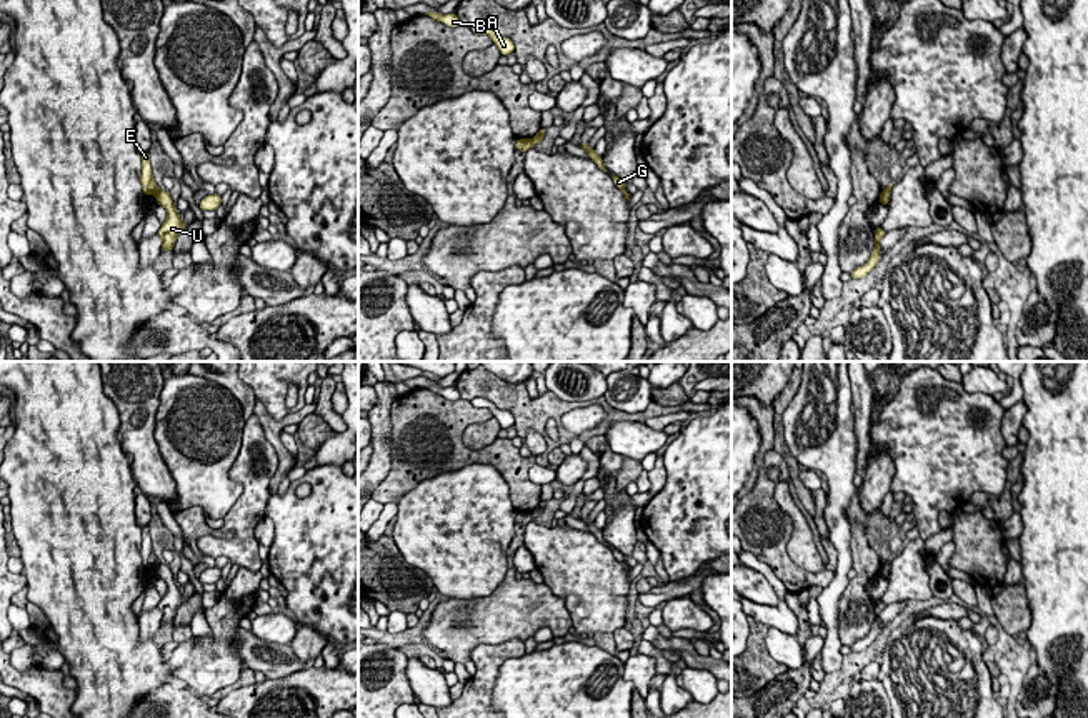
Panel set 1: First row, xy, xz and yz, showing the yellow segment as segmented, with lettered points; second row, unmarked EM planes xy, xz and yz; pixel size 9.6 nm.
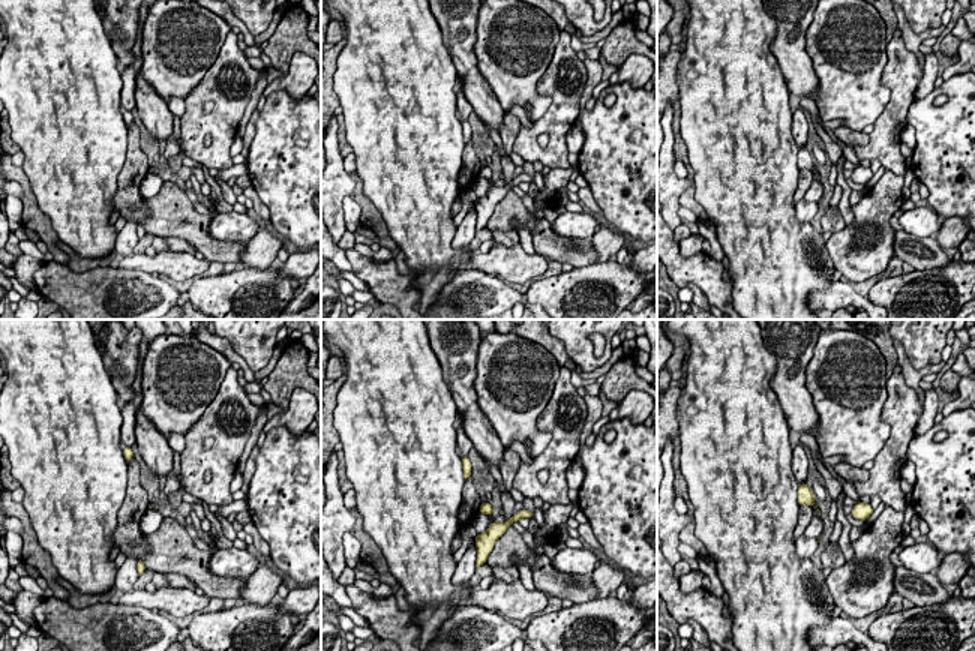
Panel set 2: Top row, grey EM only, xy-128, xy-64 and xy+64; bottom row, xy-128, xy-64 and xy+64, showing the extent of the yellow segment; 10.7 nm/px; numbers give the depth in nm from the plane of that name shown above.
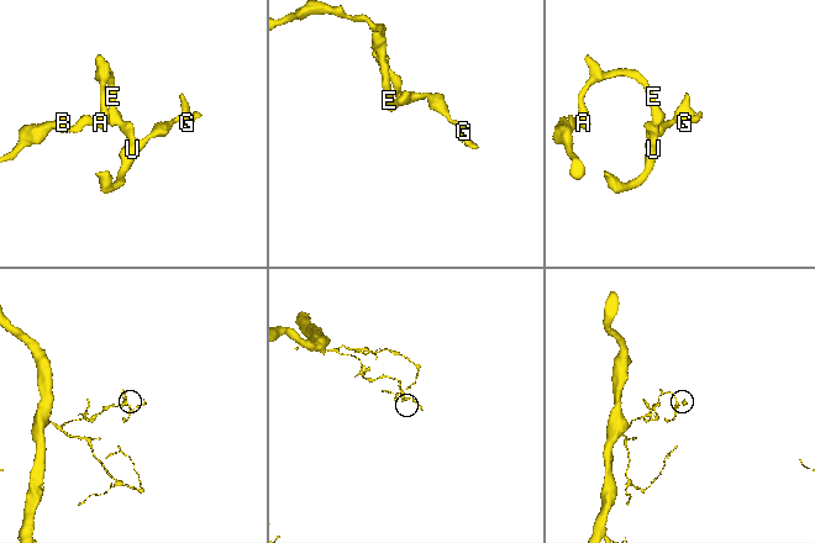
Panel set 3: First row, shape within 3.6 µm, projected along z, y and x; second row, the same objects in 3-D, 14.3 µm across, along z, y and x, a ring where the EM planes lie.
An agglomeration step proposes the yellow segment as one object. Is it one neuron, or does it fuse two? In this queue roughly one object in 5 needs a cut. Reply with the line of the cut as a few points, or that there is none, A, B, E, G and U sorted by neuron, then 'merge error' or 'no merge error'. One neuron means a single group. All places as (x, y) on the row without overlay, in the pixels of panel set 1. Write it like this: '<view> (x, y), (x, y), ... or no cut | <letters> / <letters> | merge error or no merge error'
xy (160, 563), (155, 567) | A B E / G U | merge error

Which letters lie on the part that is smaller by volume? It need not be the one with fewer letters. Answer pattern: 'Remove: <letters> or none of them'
Remove: G, U

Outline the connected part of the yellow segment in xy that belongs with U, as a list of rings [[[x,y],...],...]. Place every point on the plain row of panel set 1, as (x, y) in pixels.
[[[160,563],[157,566],[157,576],[167,583],[167,593],[157,605],[158,610],[163,613],[162,625],[170,625],[175,620],[177,610],[185,603],[185,596],[183,591],[178,590],[175,575],[167,563]]]

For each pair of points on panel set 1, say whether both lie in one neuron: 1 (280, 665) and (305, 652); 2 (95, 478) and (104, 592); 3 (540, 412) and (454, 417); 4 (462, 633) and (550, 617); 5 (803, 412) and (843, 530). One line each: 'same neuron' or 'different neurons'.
1: different neurons
2: same neuron
3: different neurons
4: same neuron
5: same neuron

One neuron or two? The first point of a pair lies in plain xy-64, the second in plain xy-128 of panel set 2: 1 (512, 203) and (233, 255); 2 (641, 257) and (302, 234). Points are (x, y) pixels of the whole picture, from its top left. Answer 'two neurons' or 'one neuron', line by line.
1: one neuron
2: two neurons

